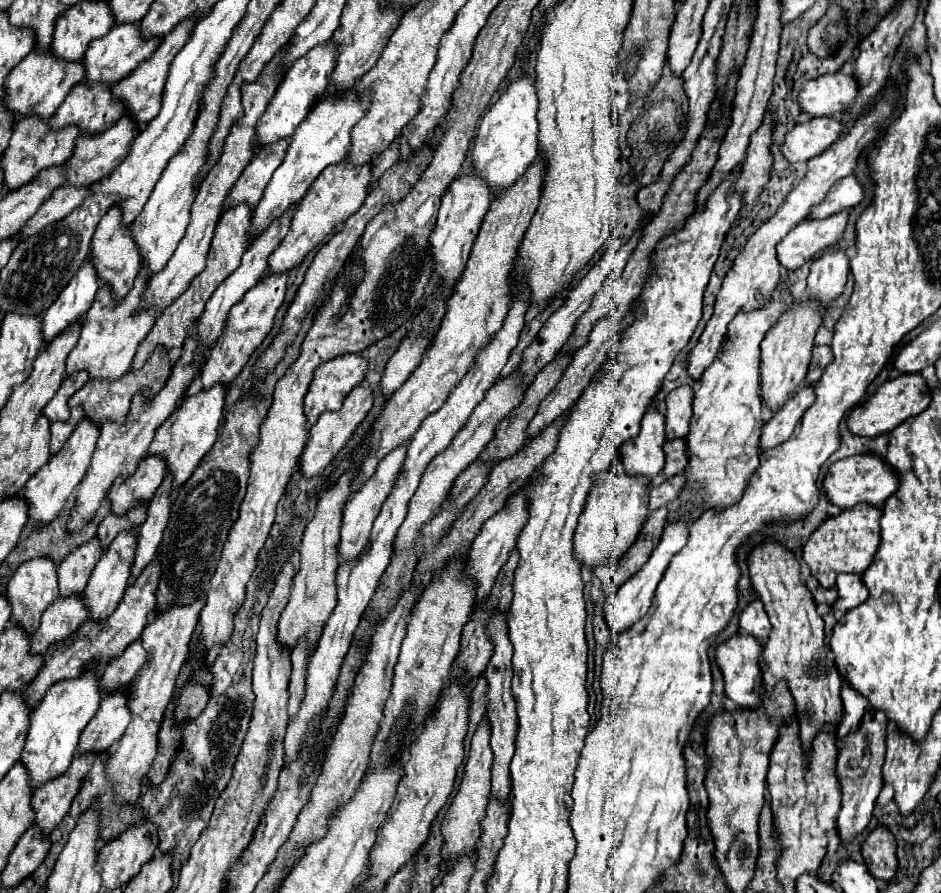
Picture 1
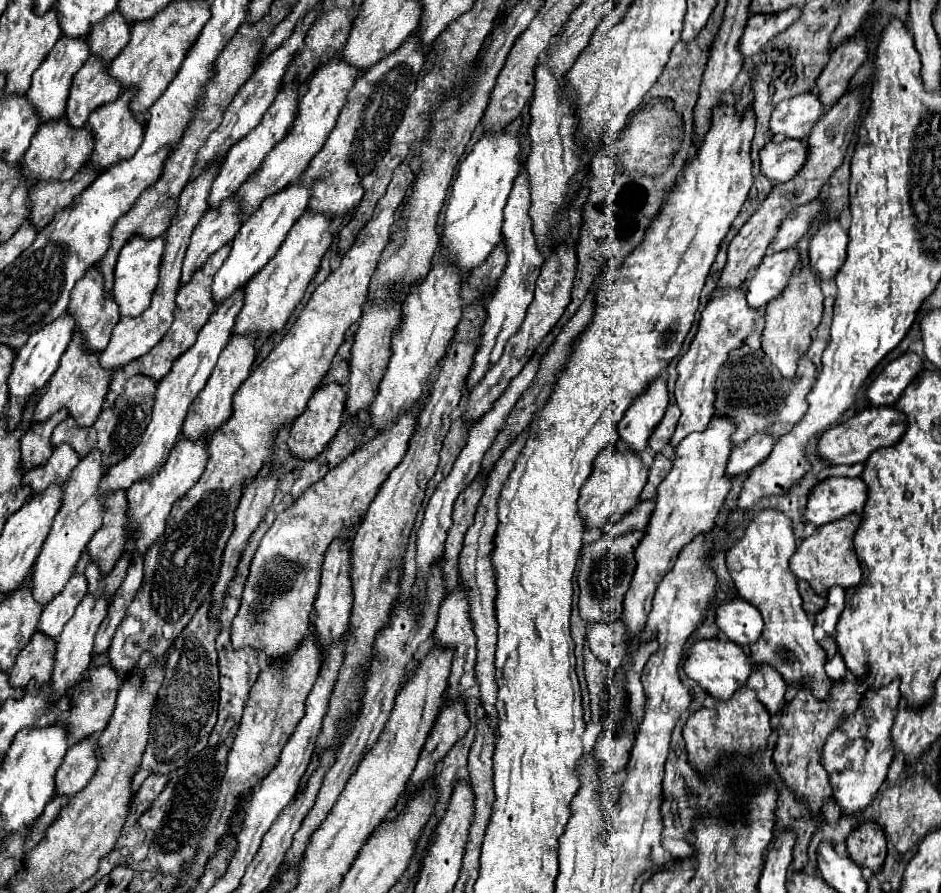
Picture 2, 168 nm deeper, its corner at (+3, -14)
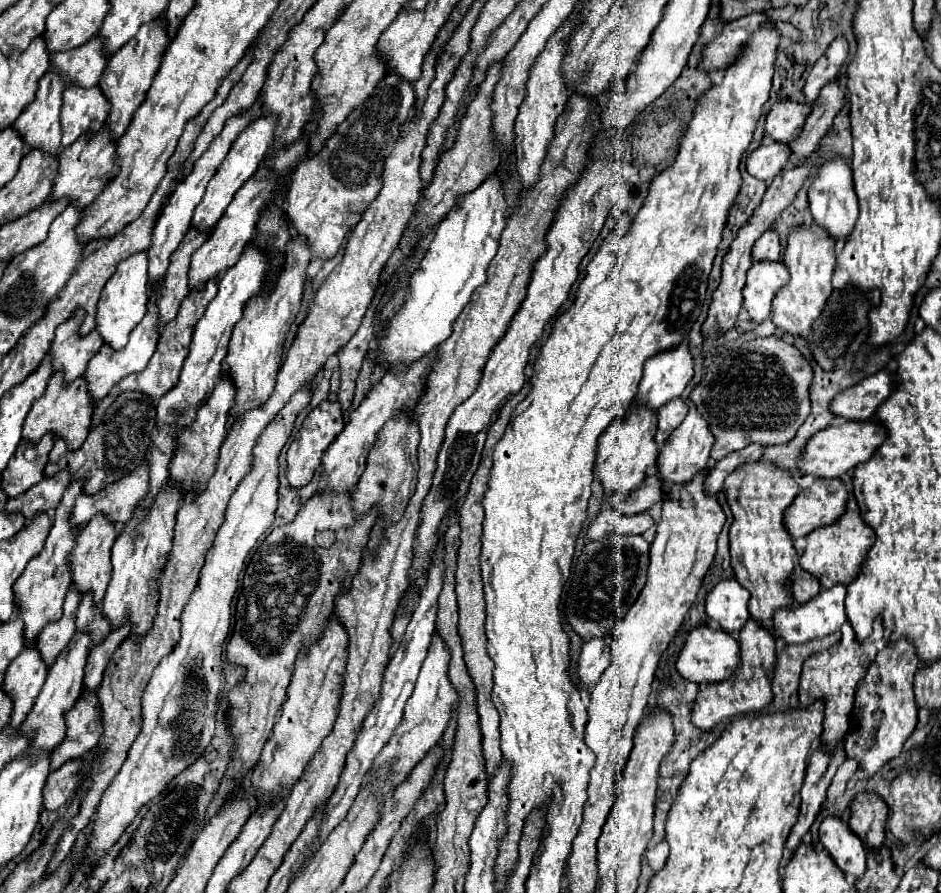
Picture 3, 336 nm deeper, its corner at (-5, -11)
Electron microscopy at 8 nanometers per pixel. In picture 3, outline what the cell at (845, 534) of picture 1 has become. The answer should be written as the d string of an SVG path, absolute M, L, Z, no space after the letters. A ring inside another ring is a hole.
M849 495L845 513L835 523L819 527L807 535L807 547L799 559L799 565L809 571L825 589L833 585L849 585L855 579L859 567L863 565L863 559L873 541L875 531L861 519L861 511L855 503L855 497Z

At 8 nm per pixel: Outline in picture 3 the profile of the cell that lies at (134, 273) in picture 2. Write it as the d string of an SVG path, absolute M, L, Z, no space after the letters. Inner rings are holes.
M135 253L127 257L123 263L119 263L115 275L107 281L107 287L103 289L103 295L97 305L95 313L95 331L101 335L103 343L109 345L113 351L121 351L127 341L133 327L143 319L147 313L147 301L149 301L149 287L147 287L147 253Z

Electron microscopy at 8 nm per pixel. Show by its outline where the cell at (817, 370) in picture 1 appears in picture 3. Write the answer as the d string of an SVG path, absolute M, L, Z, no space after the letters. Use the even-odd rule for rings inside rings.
M759 337L743 343L737 349L721 347L717 351L717 355L707 363L703 379L689 395L699 415L707 419L709 429L715 437L711 459L717 463L705 477L707 495L717 495L723 489L725 477L735 467L739 467L741 463L757 461L763 455L765 445L787 443L795 437L797 429L811 413L811 377L813 371L801 357L801 353L777 337Z

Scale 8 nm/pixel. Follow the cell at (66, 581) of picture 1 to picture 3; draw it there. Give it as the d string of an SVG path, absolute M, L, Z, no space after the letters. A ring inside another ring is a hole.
M69 591L65 597L65 603L63 603L61 619L55 623L49 623L43 629L43 635L39 635L37 647L39 647L41 659L45 661L47 669L55 663L57 655L69 645L69 641L75 633L75 613L77 613L79 601L81 601L79 595L75 595L75 591Z

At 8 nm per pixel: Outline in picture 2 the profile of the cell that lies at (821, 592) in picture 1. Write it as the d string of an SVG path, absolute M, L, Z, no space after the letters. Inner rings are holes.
M799 582L799 592L801 592L801 598L803 598L803 608L807 610L807 614L817 614L819 610L823 610L825 606L825 598L823 596L817 596L811 586L807 586L807 582Z

